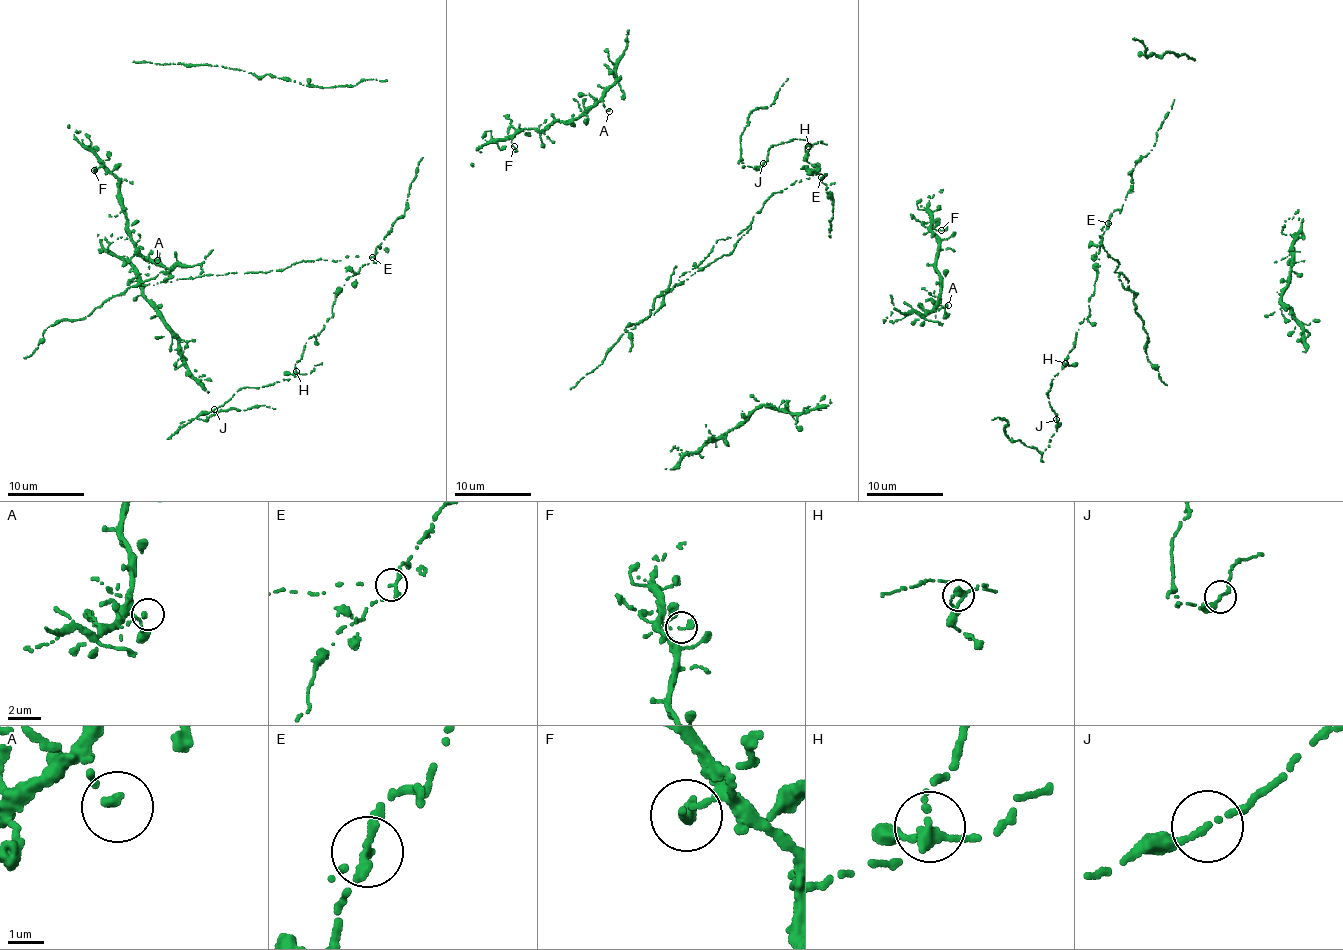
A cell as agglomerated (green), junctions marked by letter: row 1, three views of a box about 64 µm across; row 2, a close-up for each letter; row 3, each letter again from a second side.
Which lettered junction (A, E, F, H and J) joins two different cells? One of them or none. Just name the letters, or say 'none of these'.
E

